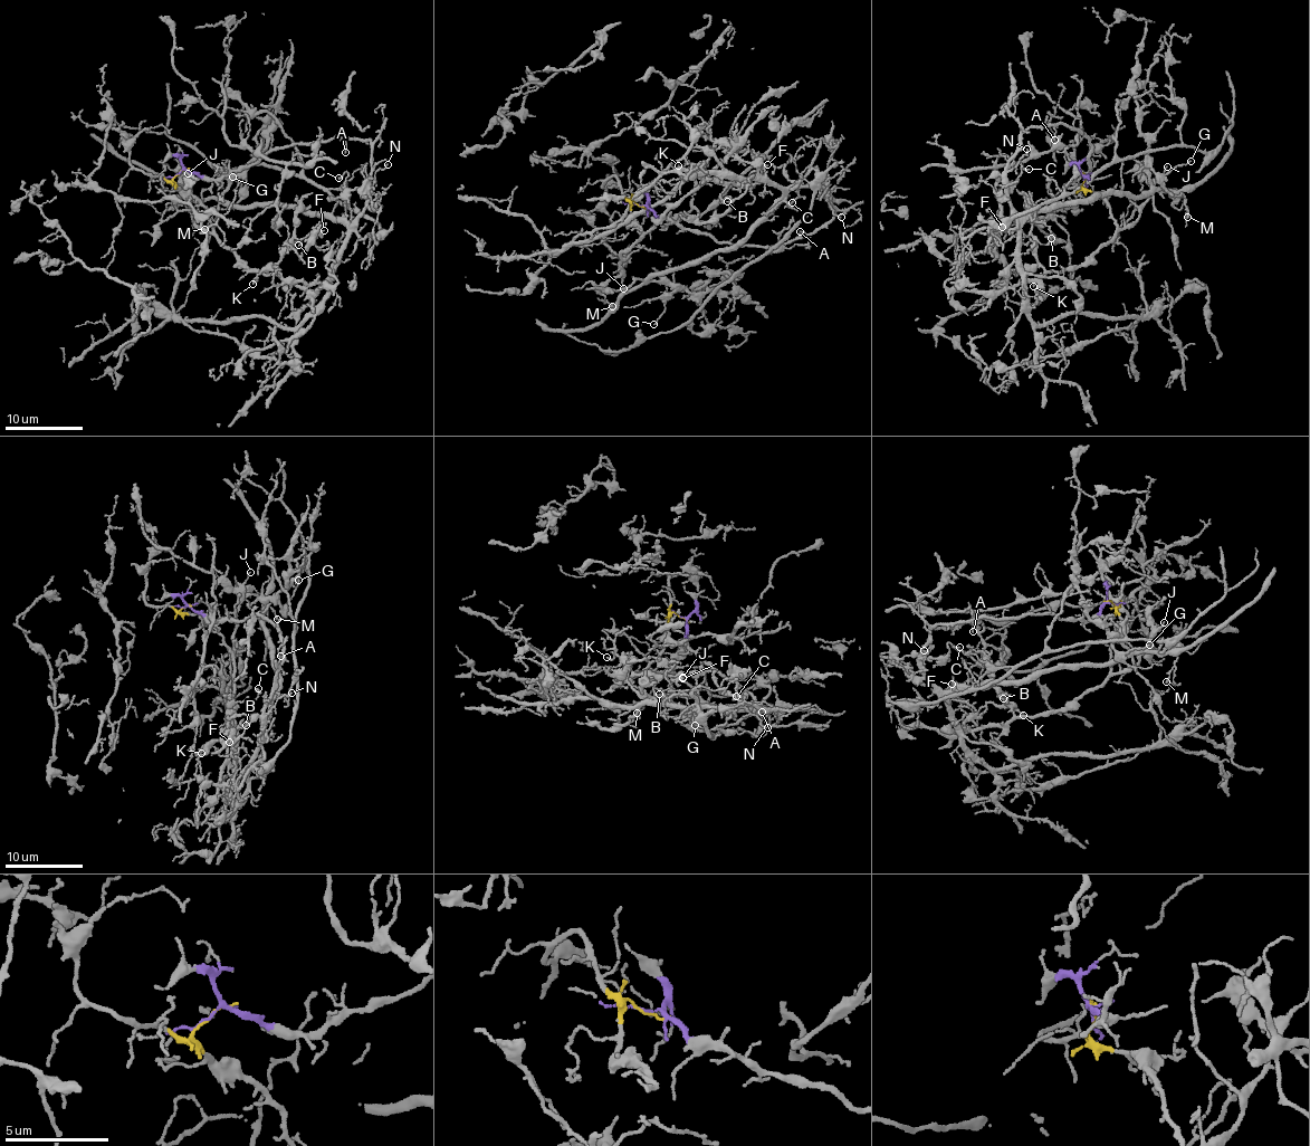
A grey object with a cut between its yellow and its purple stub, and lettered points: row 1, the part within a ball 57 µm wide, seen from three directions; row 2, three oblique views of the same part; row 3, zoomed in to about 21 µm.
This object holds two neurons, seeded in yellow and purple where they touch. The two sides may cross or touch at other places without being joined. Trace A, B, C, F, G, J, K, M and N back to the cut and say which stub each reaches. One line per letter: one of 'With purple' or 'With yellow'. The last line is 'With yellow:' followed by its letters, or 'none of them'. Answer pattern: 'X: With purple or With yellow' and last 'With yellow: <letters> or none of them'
A: With purple
B: With yellow
C: With purple
F: With yellow
G: With purple
J: With yellow
K: With yellow
M: With yellow
N: With purple
With yellow: B, F, J, K, M

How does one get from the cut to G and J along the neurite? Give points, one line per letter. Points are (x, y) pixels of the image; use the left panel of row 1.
G: (181, 170), (219, 179), (344, 136), (371, 146), (352, 223), (226, 203), (231, 179), (245, 187), (231, 178)
J: (180, 170), (174, 182), (207, 209), (210, 231), (197, 225), (190, 207), (188, 172)

